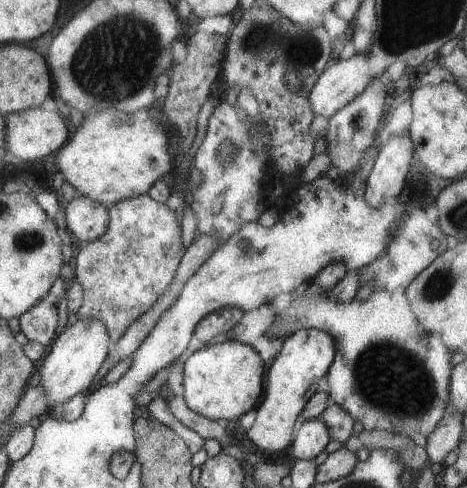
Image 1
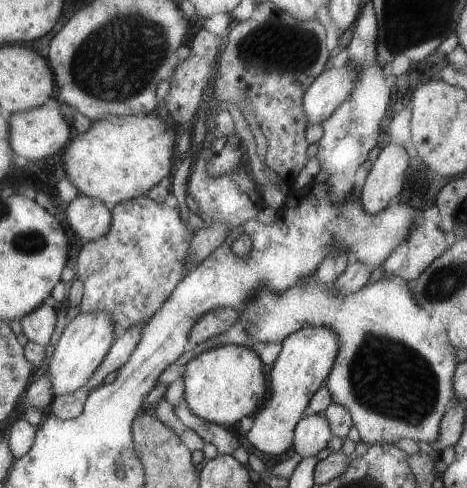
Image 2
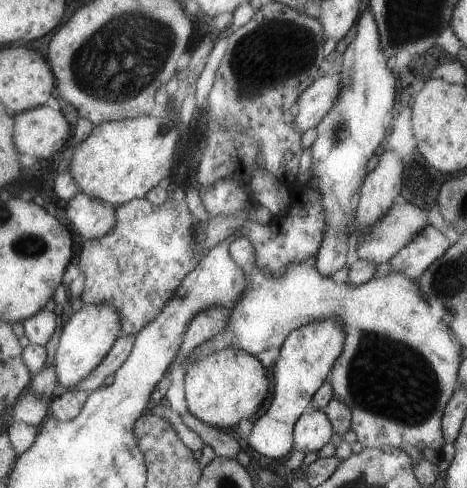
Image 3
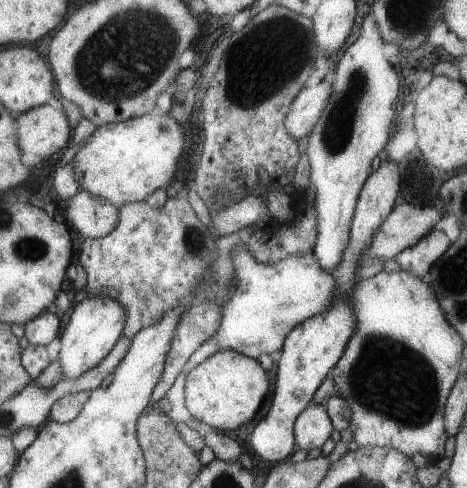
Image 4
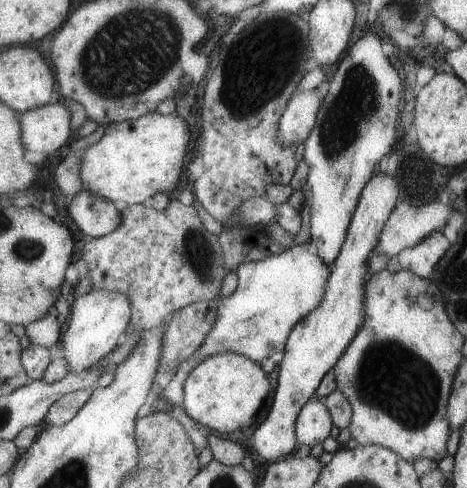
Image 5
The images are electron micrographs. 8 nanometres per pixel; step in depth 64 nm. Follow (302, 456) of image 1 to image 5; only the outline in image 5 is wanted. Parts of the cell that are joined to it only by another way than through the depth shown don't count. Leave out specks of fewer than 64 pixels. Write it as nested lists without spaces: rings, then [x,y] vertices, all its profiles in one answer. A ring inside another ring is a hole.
[[[319,398],[307,400],[303,410],[297,416],[295,422],[295,438],[299,446],[313,448],[315,444],[323,444],[323,440],[329,436],[329,430],[333,426],[331,414],[323,406]]]

